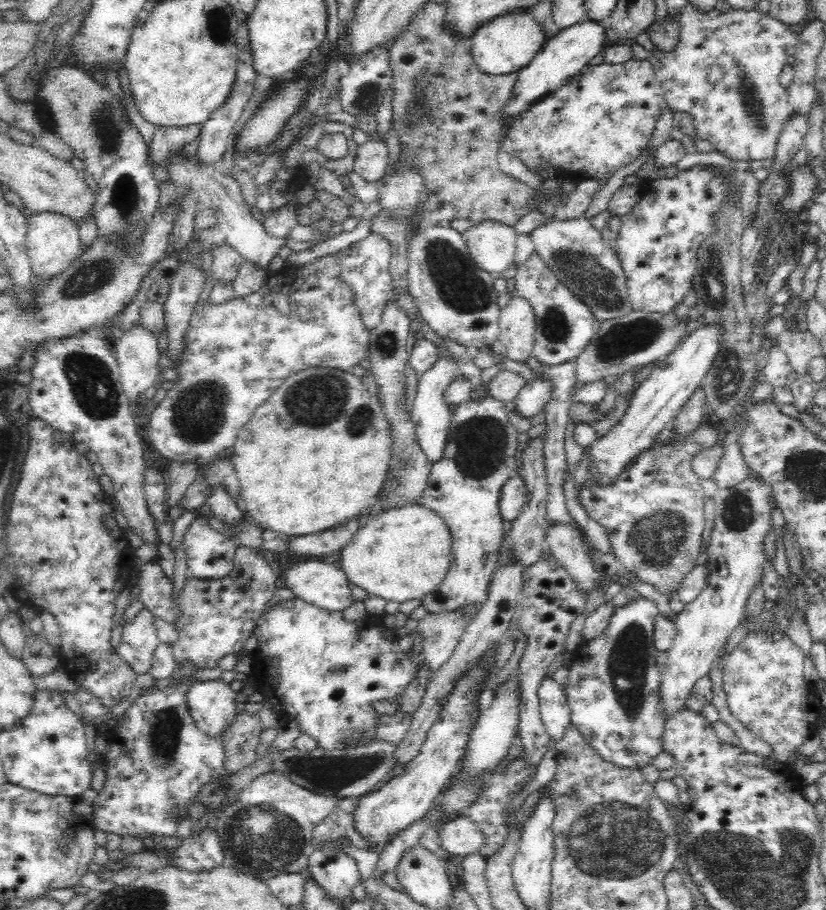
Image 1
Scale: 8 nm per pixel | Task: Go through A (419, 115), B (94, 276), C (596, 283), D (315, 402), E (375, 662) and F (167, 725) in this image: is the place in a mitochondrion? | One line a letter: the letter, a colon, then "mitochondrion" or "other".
A: mitochondrion
B: mitochondrion
C: mitochondrion
D: mitochondrion
E: other
F: mitochondrion

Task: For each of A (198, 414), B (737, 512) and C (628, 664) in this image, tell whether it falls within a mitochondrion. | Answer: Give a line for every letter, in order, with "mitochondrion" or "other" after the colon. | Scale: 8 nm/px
A: mitochondrion
B: mitochondrion
C: mitochondrion

